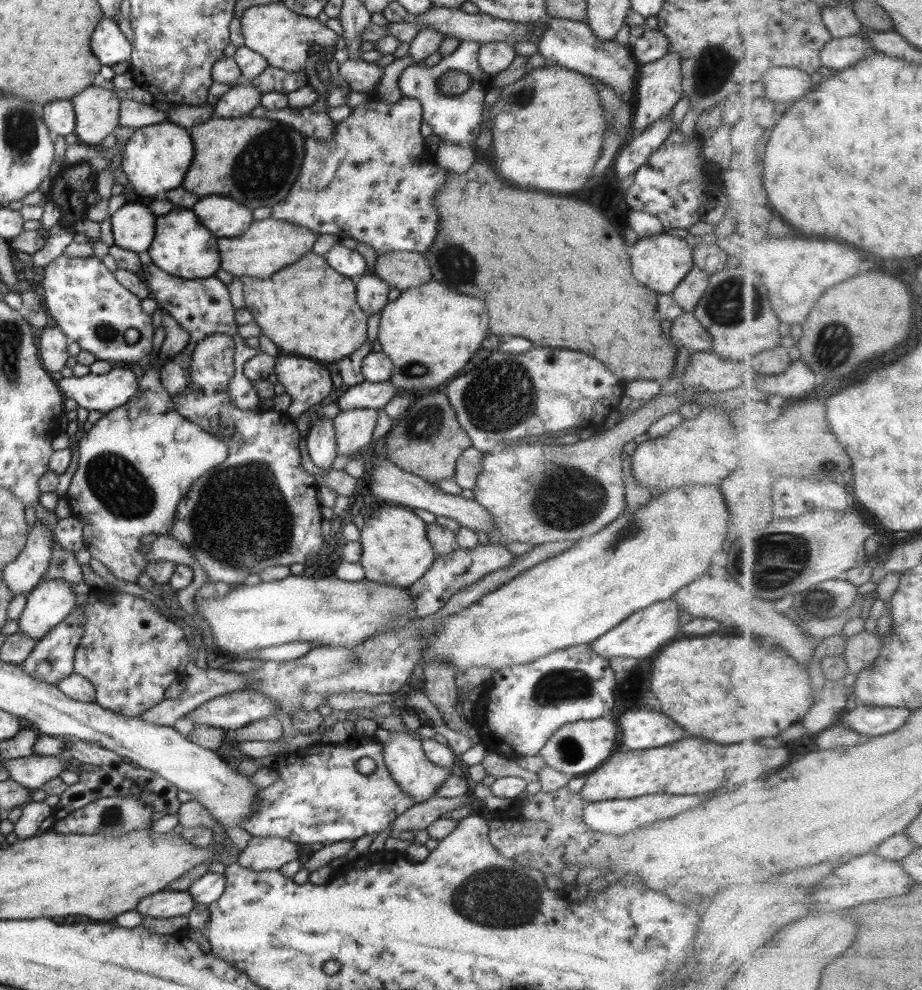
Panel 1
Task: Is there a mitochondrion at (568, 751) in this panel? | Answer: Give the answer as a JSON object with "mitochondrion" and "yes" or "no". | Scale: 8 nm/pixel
{"mitochondrion":"yes"}

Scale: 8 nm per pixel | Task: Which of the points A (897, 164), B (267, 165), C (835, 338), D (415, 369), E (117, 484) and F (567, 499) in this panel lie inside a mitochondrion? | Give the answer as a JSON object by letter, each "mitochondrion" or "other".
{"A":"other","B":"mitochondrion","C":"mitochondrion","D":"mitochondrion","E":"mitochondrion","F":"mitochondrion"}

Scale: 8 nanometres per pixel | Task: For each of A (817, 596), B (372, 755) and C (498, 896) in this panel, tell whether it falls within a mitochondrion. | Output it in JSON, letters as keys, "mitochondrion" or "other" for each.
{"A":"mitochondrion","B":"other","C":"mitochondrion"}

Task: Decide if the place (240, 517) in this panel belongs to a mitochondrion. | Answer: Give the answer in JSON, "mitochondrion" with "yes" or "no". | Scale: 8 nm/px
{"mitochondrion":"yes"}

